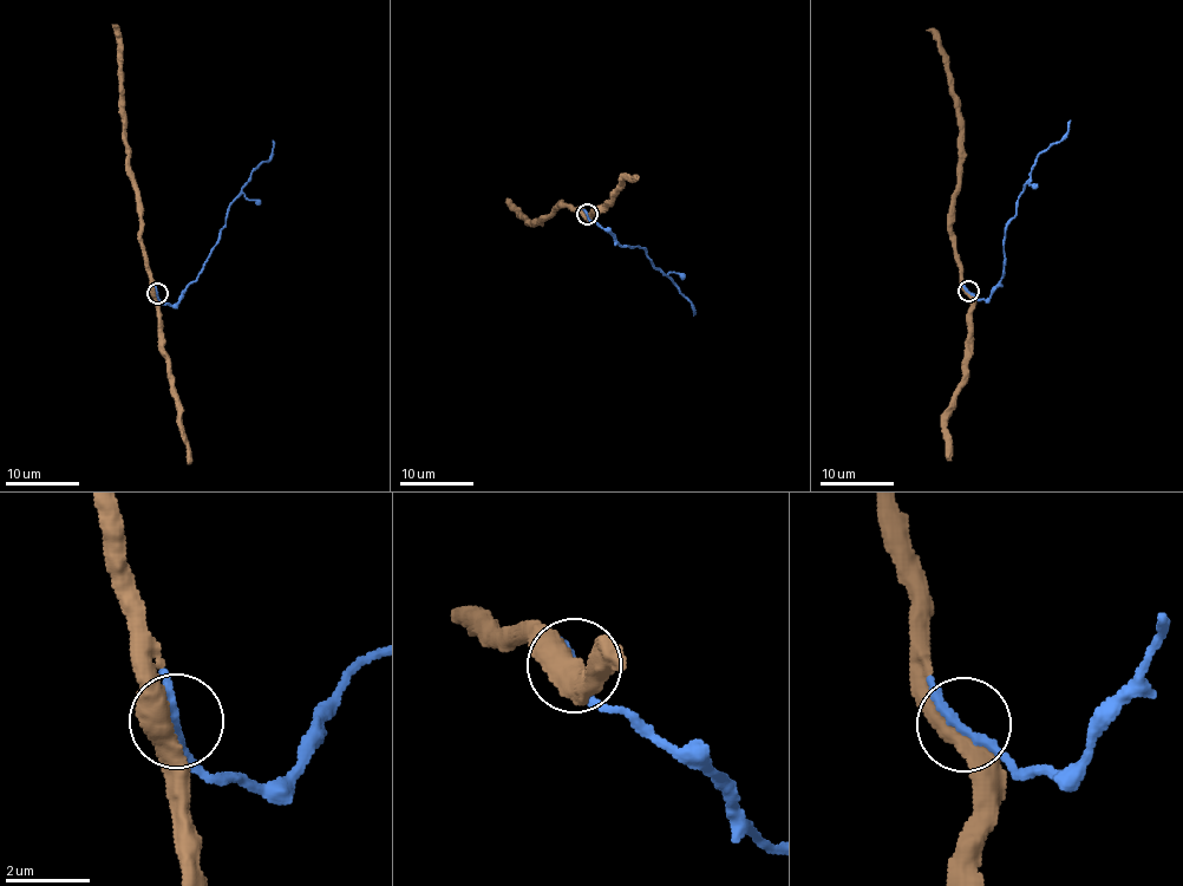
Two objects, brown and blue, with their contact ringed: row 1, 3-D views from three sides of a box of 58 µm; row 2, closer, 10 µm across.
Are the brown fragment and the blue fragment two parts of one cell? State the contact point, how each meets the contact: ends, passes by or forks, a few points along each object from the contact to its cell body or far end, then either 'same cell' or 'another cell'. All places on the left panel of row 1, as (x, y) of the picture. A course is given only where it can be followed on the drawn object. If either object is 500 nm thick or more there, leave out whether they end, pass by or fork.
(157, 293) | brown via (156, 294), (141, 238), (141, 197), (129, 164), (129, 144), (123, 131), (121, 38), (112, 26) | blue via (157, 294), (163, 304), (174, 305), (189, 286), (216, 243), (234, 197), (252, 171), (270, 156), (273, 141) | same cell

